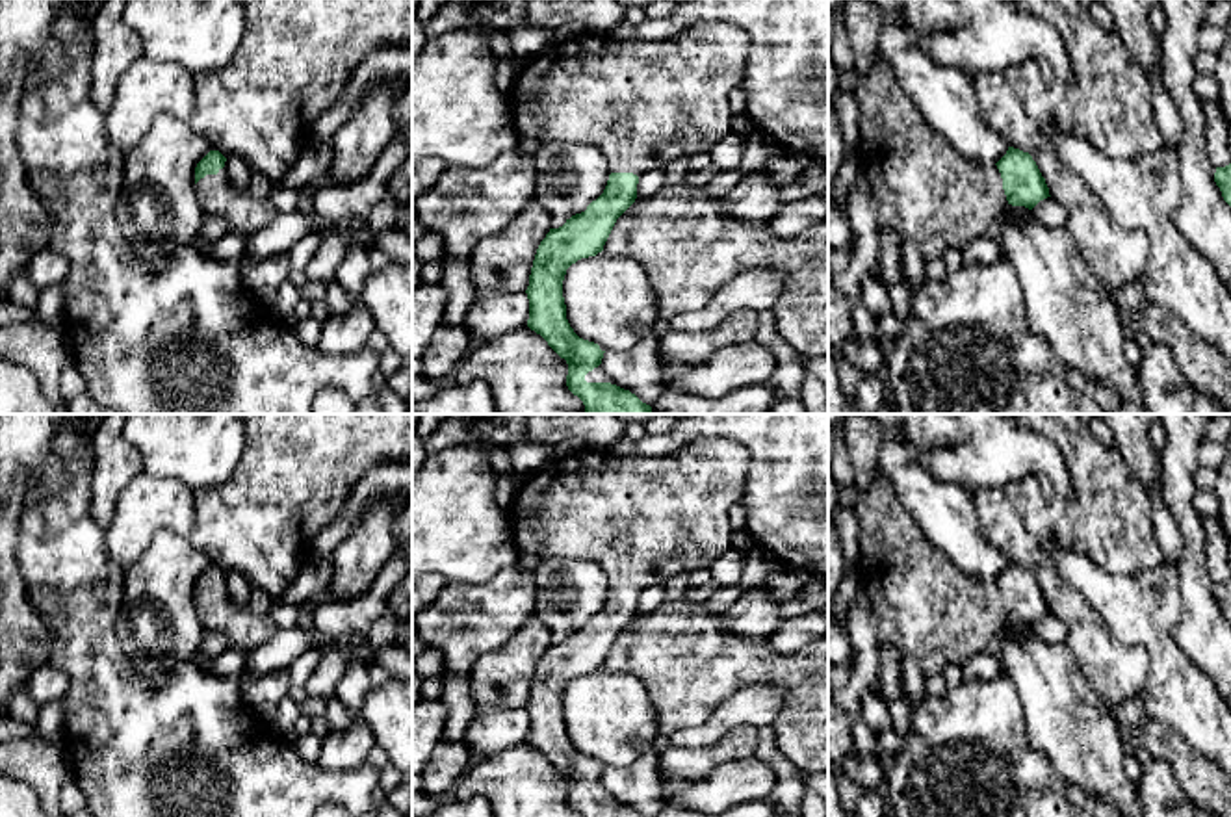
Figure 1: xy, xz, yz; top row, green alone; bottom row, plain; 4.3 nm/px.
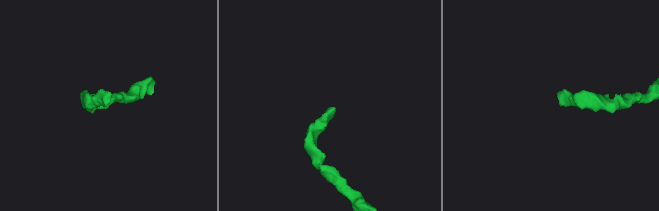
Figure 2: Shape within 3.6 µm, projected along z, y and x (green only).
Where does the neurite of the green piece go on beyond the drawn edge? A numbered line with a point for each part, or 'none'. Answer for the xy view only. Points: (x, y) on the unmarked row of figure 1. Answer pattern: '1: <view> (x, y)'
1: xy (244, 628)

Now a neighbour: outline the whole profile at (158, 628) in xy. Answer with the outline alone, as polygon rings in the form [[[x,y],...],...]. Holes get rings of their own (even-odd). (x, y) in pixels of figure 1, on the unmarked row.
[[[162,529],[124,574],[117,637],[136,683],[158,685],[184,663],[210,661],[197,659],[206,633],[195,607],[195,583],[210,566],[188,537]]]

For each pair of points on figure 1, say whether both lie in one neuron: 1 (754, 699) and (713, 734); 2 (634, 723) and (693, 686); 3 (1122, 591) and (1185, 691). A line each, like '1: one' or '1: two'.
1: one
2: two
3: one

